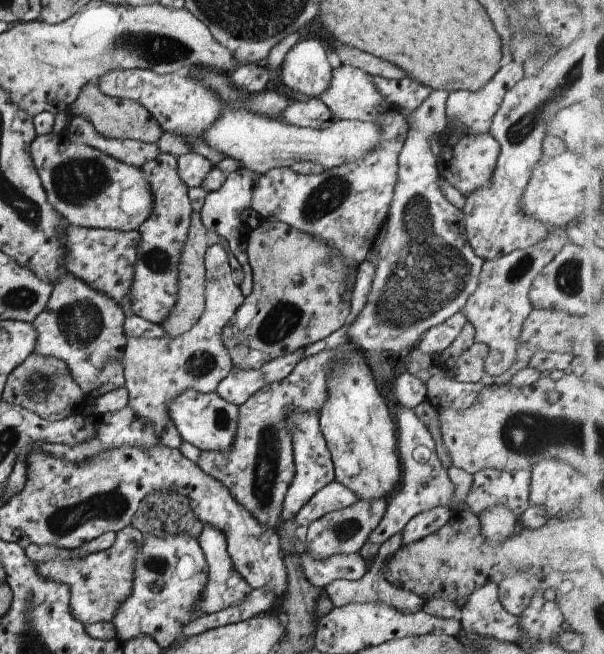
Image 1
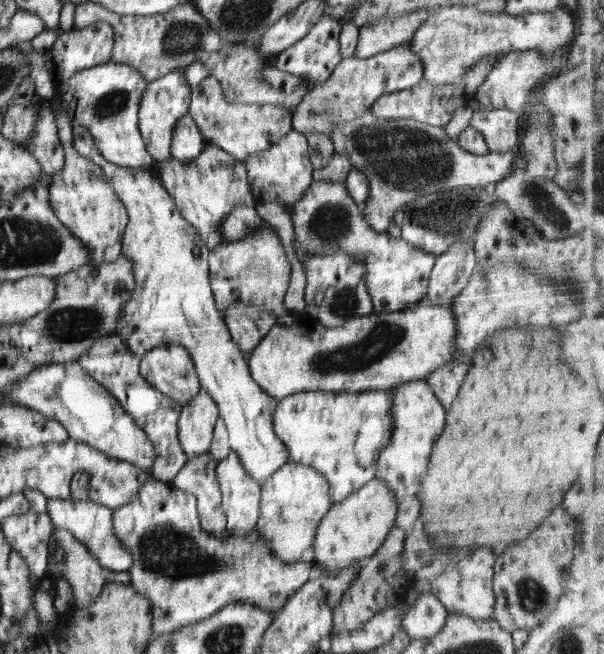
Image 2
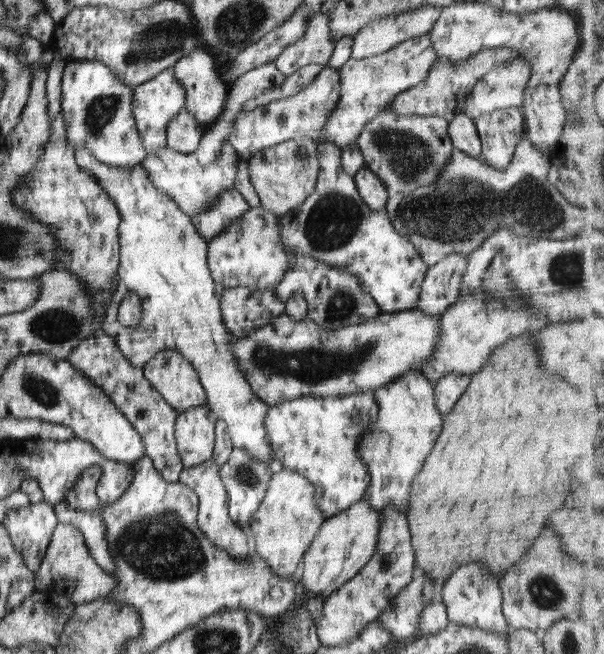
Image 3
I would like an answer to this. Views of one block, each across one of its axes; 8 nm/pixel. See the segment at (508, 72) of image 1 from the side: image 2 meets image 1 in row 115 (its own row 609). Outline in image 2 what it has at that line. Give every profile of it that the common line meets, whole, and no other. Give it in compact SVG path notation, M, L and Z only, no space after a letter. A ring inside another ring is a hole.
M488 548L472 552L466 560L451 564L444 571L431 581L432 590L430 592L438 598L449 614L464 614L474 620L495 620L493 576L494 576L494 556Z

